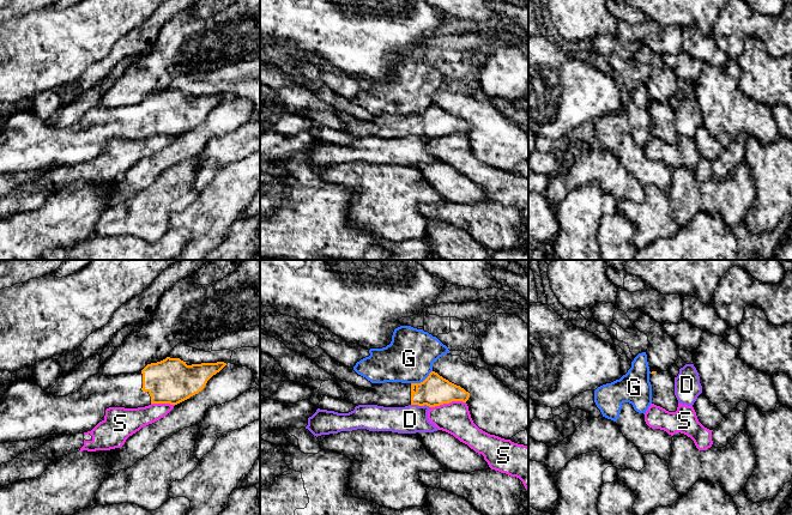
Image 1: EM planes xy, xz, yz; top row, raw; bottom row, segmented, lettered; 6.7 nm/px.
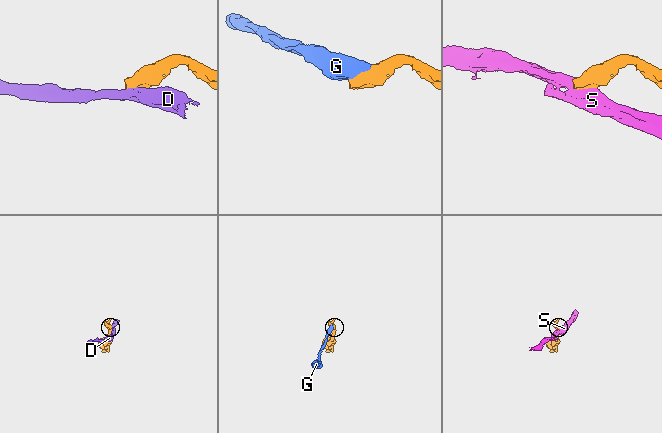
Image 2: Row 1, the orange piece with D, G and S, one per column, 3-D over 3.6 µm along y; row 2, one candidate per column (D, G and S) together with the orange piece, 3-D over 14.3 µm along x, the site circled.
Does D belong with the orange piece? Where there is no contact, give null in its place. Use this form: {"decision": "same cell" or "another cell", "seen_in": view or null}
{"decision": "another cell", "seen_in": "xz"}

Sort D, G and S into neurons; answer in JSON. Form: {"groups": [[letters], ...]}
{"groups": [["D"], ["G"], ["S"]]}

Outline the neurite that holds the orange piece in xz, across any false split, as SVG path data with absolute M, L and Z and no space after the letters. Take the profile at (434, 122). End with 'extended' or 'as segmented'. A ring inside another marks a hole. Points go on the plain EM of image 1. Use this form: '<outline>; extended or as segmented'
M431 103L421 115L385 114L371 120L357 119L340 113L339 117L346 133L358 137L377 137L383 139L405 139L409 137L435 139L452 133L466 134L470 125L460 117Z; extended

